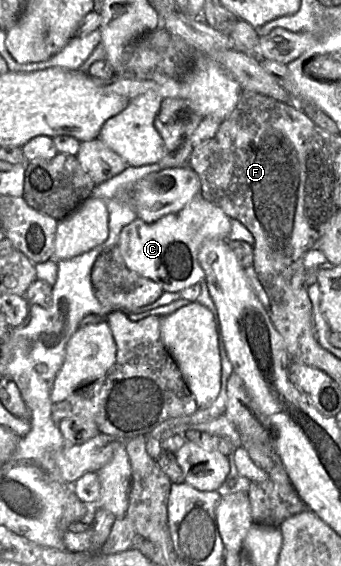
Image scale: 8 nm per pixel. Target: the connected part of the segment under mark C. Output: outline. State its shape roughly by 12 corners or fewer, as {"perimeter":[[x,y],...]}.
{"perimeter":[[202,197],[153,223],[118,247],[128,269],[179,293],[205,281],[202,243],[231,219]]}

